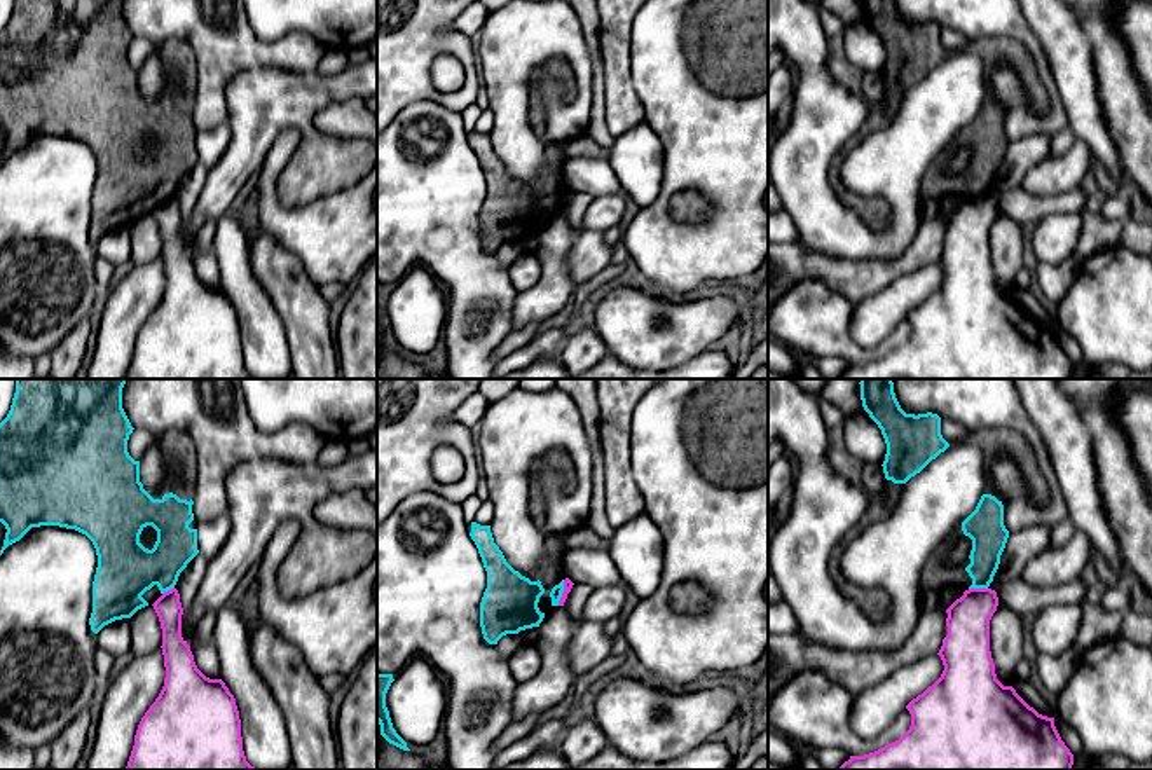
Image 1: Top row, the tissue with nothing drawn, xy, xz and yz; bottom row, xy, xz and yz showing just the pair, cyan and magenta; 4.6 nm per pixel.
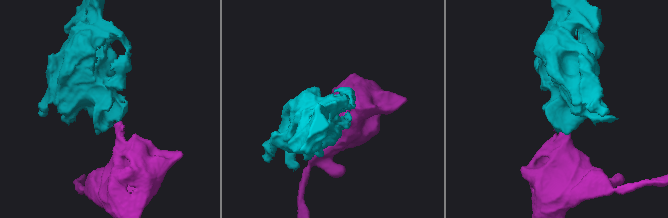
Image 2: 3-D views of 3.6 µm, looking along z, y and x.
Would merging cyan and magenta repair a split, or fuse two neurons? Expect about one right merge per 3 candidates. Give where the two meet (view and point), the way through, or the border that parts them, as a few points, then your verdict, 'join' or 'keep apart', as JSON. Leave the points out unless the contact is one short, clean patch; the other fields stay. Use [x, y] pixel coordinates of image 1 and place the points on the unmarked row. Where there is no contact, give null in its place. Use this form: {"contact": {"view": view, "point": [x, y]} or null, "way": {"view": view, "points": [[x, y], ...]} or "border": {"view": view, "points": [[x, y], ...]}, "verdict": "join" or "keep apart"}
{"contact": {"view": "xz", "point": [562, 199]}, "border": {"view": "xz", "points": [[564, 189], [564, 199], [557, 213]]}, "verdict": "keep apart"}

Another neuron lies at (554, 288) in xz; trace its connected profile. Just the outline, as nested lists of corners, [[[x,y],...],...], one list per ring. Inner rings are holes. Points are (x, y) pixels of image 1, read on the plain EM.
[[[552,215],[545,222],[534,251],[539,258],[541,276],[534,286],[518,292],[511,311],[513,332],[548,320],[573,297],[574,285],[566,260],[576,236],[578,232],[564,215]]]

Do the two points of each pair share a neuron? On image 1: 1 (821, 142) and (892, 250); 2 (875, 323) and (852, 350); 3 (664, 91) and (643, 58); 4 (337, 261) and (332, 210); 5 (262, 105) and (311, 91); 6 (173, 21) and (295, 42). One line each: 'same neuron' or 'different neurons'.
1: same neuron
2: different neurons
3: same neuron
4: same neuron
5: same neuron
6: same neuron

